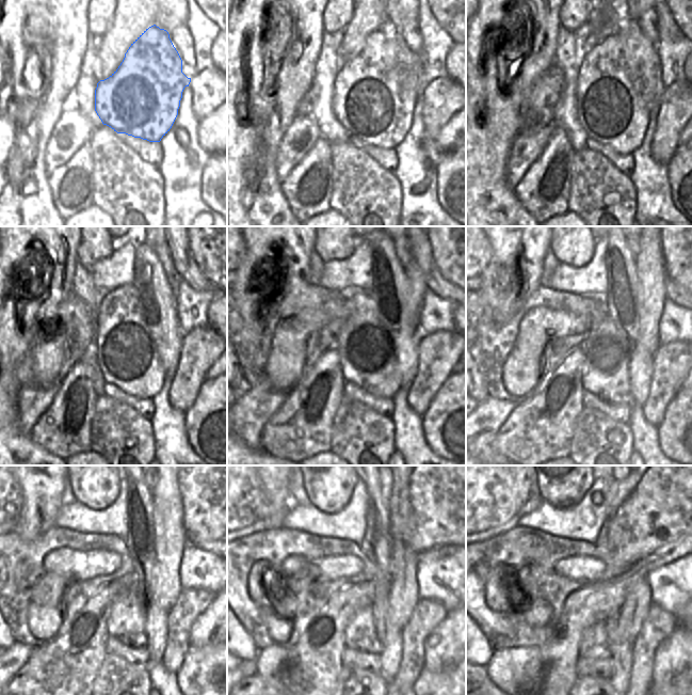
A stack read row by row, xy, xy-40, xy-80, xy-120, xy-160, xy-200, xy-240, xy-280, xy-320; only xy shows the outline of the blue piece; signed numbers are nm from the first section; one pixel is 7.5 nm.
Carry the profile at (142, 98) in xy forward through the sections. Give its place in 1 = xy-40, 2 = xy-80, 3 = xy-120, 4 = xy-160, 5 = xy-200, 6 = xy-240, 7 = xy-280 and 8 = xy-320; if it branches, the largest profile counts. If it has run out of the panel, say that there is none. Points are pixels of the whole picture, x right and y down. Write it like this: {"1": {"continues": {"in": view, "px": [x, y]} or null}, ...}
{"1": {"continues": {"in": "xy-40", "px": [374, 94]}}, "2": {"continues": {"in": "xy-80", "px": [615, 78]}}, "3": {"continues": {"in": "xy-120", "px": [127, 354]}}, "4": {"continues": {"in": "xy-160", "px": [365, 344]}}, "5": {"continues": {"in": "xy-200", "px": [607, 352]}}, "6": {"continues": {"in": "xy-240", "px": [127, 620]}}, "7": {"continues": {"in": "xy-280", "px": [360, 634]}}, "8": {"continues": {"in": "xy-320", "px": [594, 644]}}}

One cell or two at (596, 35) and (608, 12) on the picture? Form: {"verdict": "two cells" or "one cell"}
{"verdict": "one cell"}

